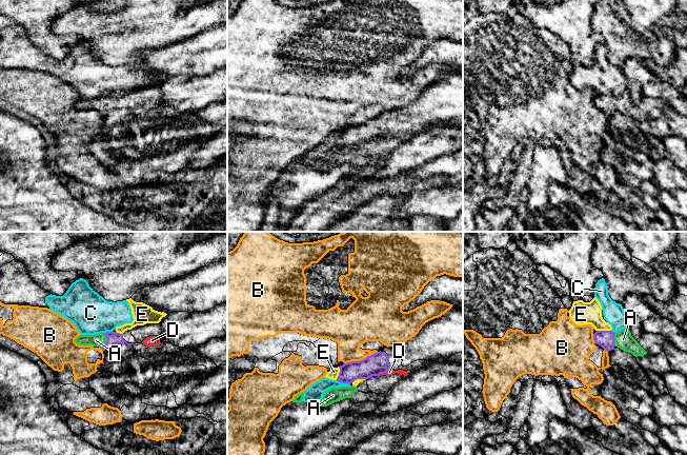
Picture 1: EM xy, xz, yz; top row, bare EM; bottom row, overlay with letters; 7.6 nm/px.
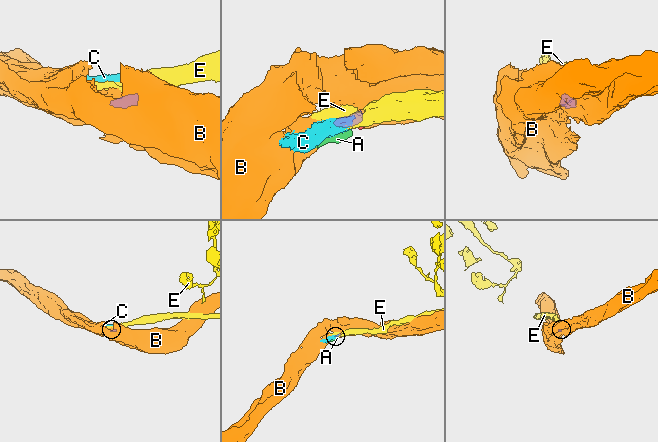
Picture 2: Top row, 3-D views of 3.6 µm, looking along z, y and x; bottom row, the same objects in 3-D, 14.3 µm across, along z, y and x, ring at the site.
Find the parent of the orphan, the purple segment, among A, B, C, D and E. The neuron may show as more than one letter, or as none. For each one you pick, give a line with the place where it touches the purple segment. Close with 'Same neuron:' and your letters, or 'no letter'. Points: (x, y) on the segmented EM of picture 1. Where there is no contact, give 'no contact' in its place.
A: contact xy (107, 340)
D: contact xz (383, 373)
Same neuron: A, D

